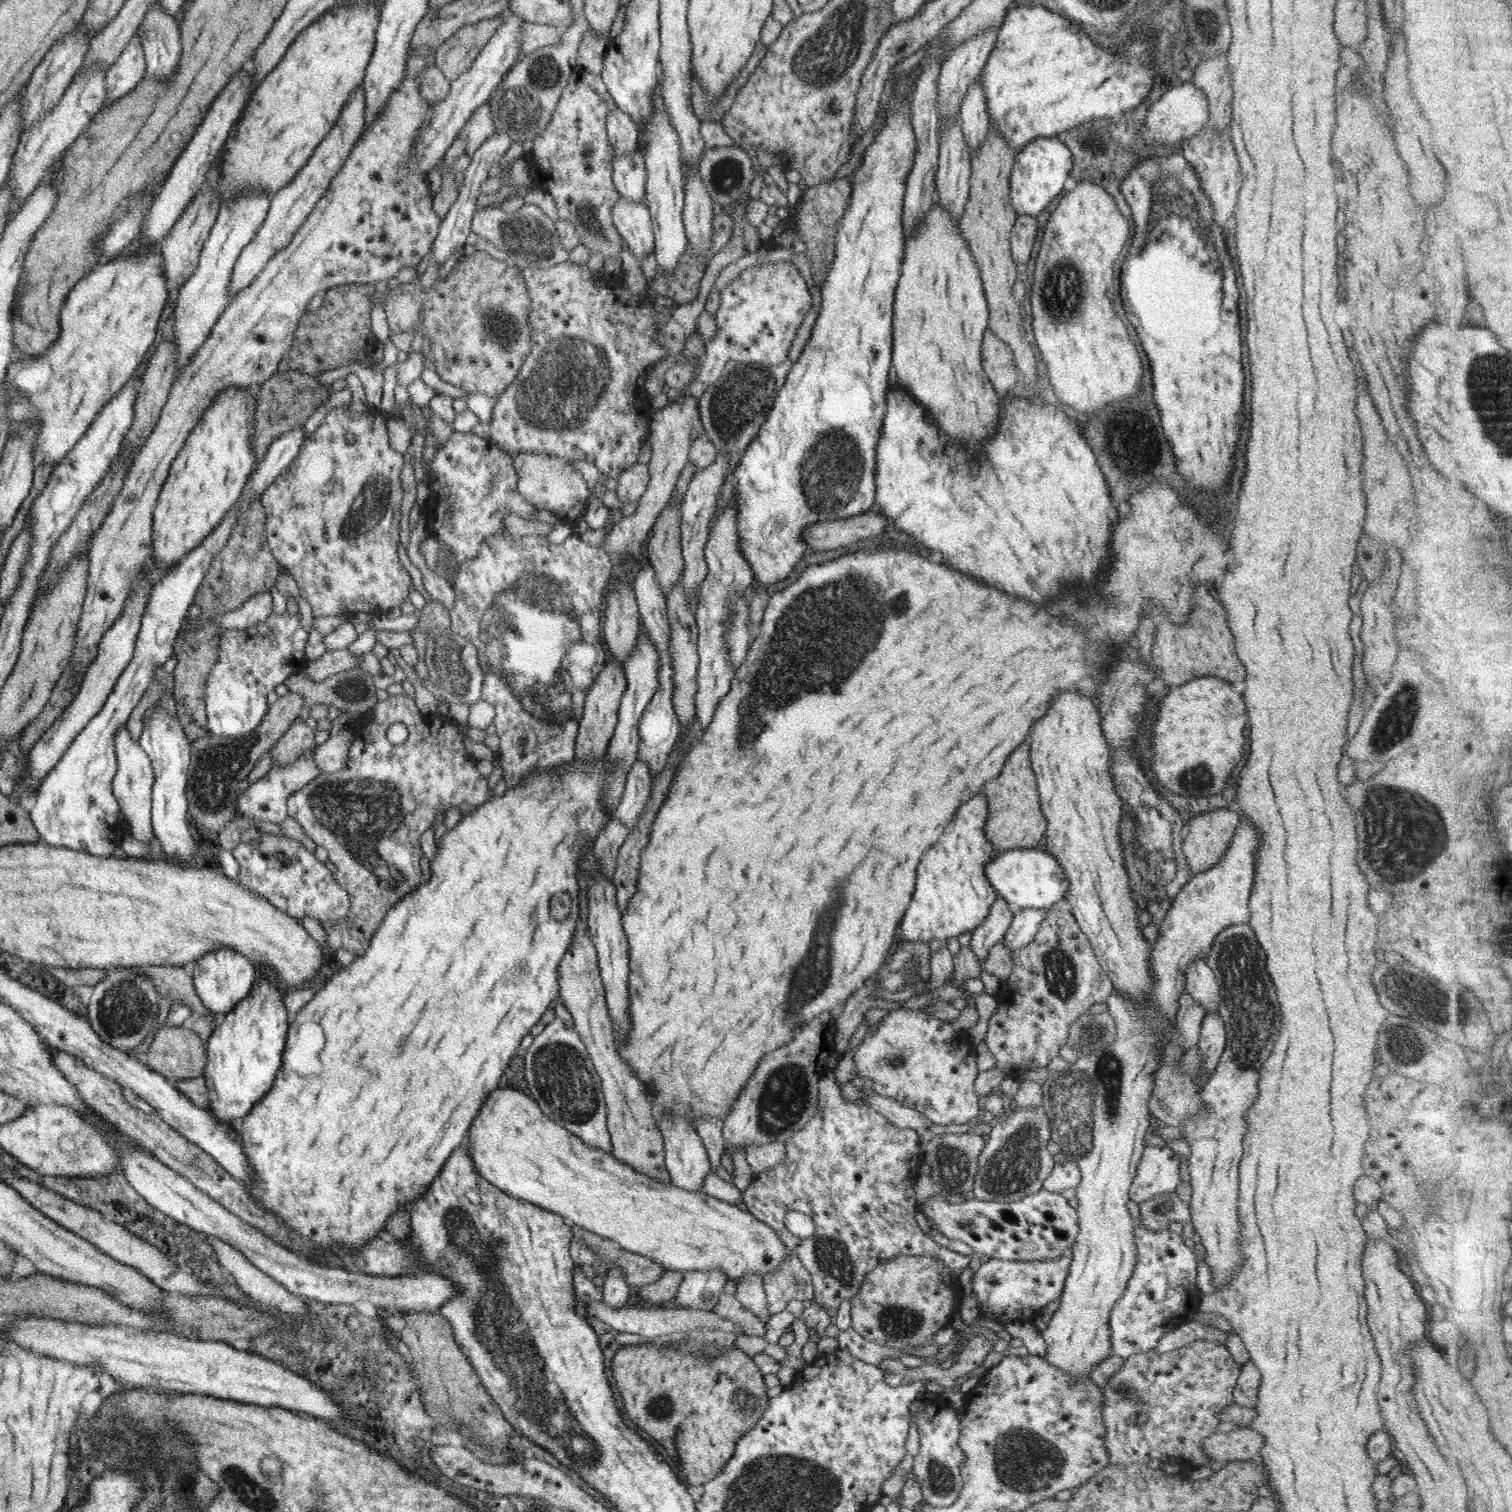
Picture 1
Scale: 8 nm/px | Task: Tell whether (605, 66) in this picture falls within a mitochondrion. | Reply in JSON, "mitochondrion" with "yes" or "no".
{"mitochondrion":"no"}

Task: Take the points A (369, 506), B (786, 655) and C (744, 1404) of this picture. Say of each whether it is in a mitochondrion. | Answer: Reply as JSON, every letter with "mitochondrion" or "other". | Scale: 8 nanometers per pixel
{"A":"mitochondrion","B":"mitochondrion","C":"mitochondrion"}

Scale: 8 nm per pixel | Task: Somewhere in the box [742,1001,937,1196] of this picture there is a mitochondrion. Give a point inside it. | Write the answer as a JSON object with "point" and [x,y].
{"point":[783,1103]}

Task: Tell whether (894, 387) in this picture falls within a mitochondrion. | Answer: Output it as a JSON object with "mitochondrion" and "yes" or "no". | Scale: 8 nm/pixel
{"mitochondrion":"no"}

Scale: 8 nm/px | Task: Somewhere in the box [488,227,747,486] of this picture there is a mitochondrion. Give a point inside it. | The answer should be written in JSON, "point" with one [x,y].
{"point":[562,393]}

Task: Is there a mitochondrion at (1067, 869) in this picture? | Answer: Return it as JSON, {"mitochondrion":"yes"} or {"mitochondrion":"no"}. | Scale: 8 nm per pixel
{"mitochondrion":"no"}

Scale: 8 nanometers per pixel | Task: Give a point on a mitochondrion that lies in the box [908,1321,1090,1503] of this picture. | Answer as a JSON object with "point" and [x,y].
{"point":[1025,1461]}

